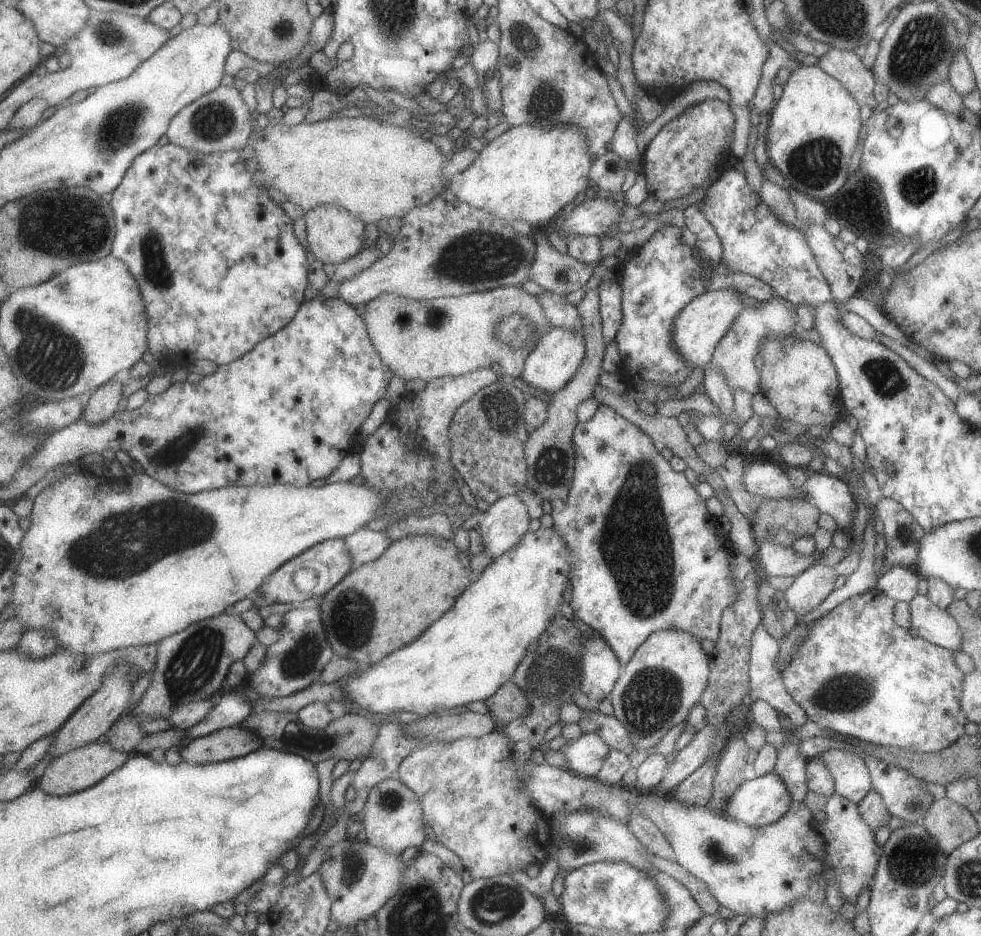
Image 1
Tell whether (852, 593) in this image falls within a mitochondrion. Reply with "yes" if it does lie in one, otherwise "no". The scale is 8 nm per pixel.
no

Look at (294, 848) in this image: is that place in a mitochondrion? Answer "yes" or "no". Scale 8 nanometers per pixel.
no

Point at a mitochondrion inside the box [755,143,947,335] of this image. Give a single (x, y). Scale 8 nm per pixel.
(916, 187)

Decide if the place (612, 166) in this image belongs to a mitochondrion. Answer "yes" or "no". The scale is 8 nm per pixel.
no

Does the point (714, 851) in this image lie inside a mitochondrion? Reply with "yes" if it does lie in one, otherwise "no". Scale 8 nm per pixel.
yes

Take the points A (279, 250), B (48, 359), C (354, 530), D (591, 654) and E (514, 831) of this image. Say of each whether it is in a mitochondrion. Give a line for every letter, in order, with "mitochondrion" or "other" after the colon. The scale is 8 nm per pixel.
A: other
B: mitochondrion
C: other
D: mitochondrion
E: other

